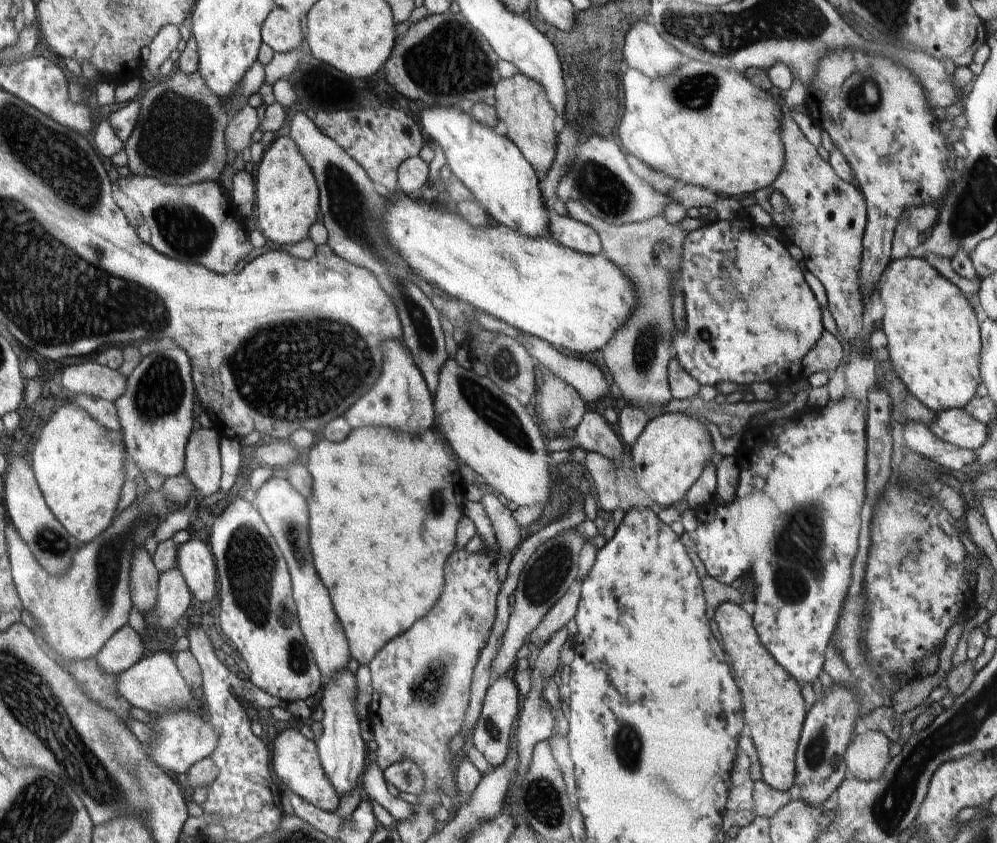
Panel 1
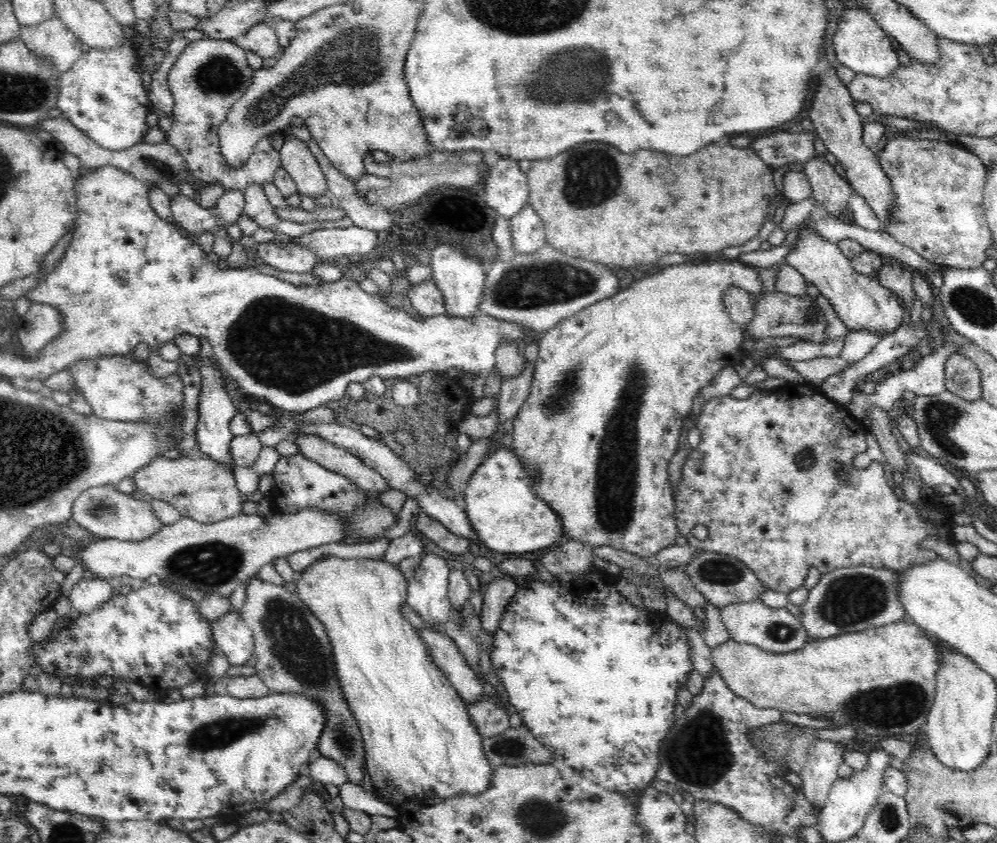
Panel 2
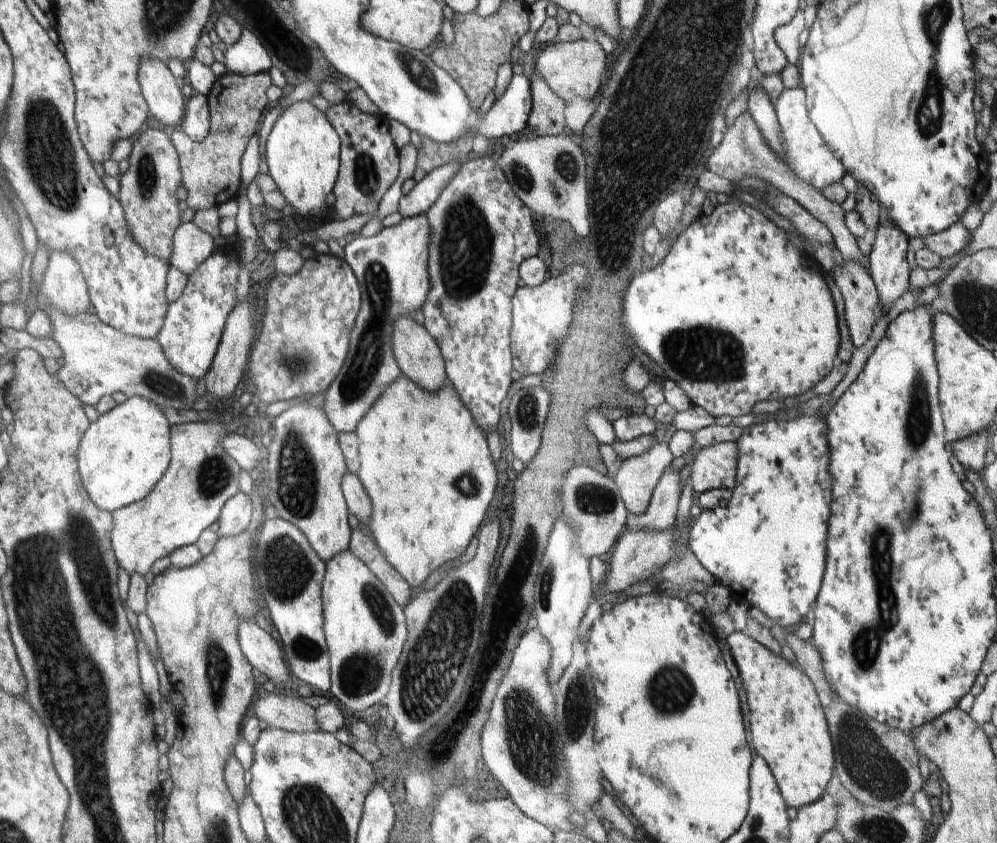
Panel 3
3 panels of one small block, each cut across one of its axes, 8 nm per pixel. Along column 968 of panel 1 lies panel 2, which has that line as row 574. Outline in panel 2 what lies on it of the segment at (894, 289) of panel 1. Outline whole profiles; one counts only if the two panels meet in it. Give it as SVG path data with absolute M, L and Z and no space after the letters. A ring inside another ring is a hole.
M328 556L316 564L312 564L306 572L302 572L298 576L297 588L298 595L302 599L302 603L318 617L320 623L326 627L330 643L332 643L332 653L334 653L334 673L340 679L340 689L344 691L344 699L348 701L350 711L354 713L362 737L364 737L364 750L366 751L366 768L370 774L373 788L384 795L384 803L388 805L402 806L408 801L424 801L426 797L432 796L436 800L454 799L455 797L462 797L463 795L470 795L476 797L487 792L492 785L492 768L484 749L482 749L482 736L478 733L476 725L470 719L468 713L469 705L466 704L460 693L456 691L454 685L448 680L448 677L434 664L432 657L428 654L426 645L421 642L417 635L417 629L412 626L404 618L401 613L401 604L407 600L408 584L402 573L400 572L398 564L388 564L383 559L380 560L366 560L365 558L338 558L337 556Z

